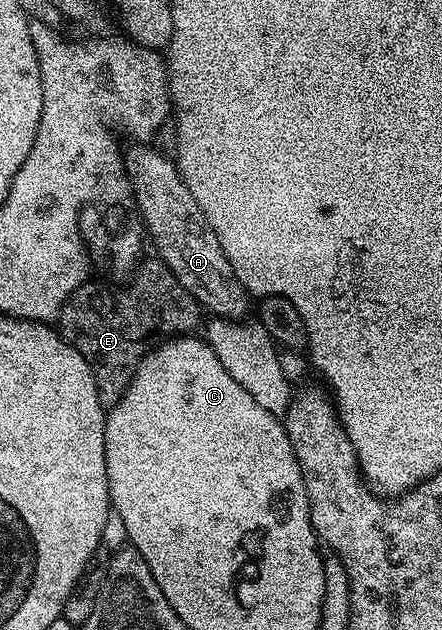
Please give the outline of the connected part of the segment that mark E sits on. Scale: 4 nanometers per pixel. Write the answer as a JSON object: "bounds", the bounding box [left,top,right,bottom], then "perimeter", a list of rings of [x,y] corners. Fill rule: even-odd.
{"bounds":[58,258,201,396],"perimeter":[[[158,258],[140,262],[124,287],[102,287],[88,281],[78,287],[59,311],[58,330],[89,365],[100,392],[118,396],[131,384],[139,362],[169,339],[190,335],[201,316],[199,302],[179,284]]]}

